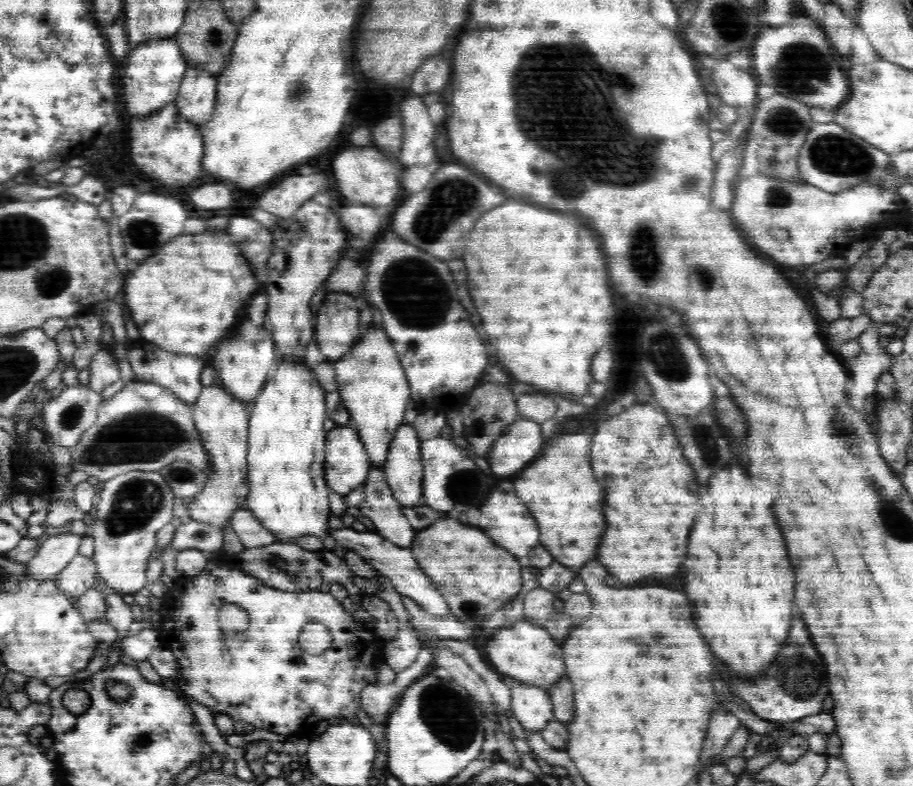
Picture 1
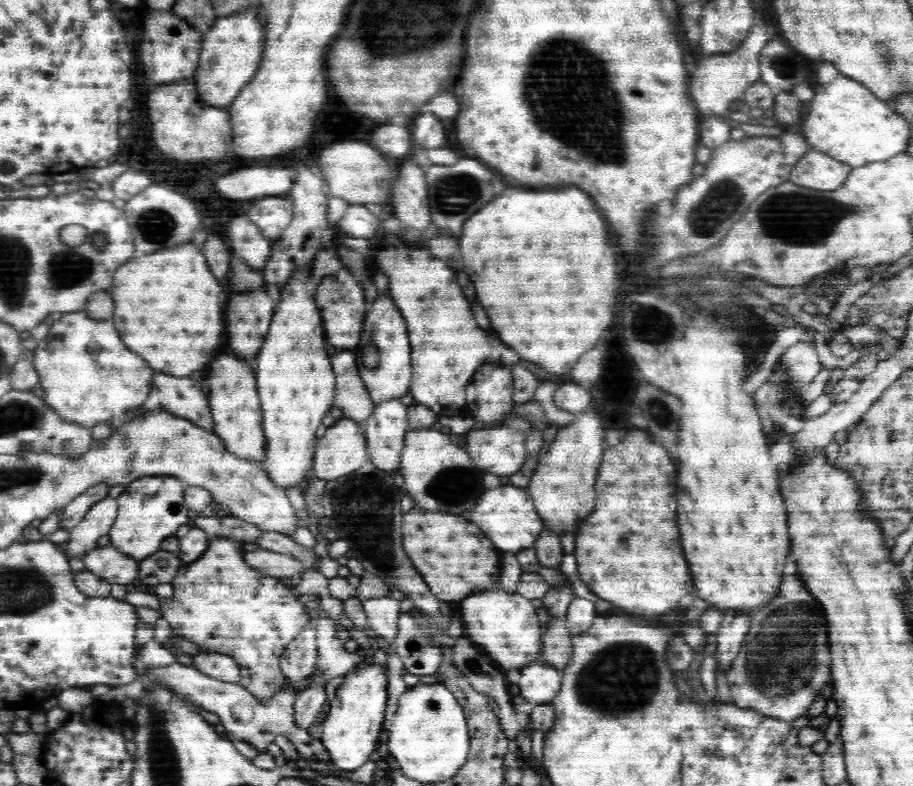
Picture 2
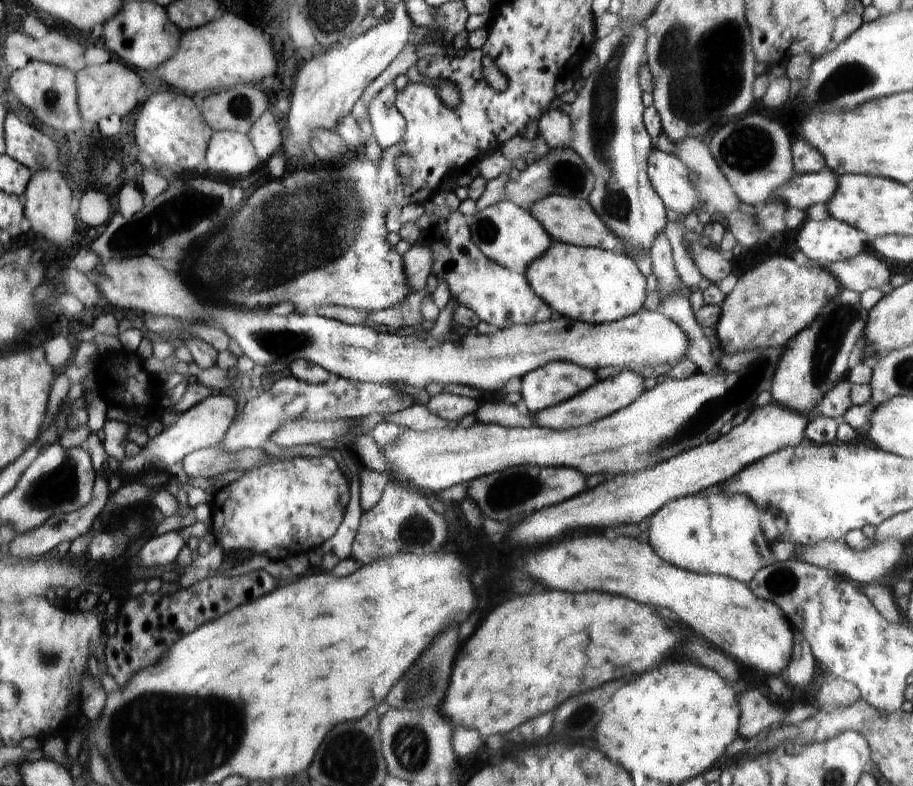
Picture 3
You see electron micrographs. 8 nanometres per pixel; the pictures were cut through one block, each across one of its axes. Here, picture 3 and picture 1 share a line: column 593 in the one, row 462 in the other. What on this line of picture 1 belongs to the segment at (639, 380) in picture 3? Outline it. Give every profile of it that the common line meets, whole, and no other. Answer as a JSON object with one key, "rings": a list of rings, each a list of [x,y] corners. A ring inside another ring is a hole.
{"rings":[[[400,424],[382,470],[401,506],[423,504],[424,465],[420,448],[421,440],[413,425]]]}

